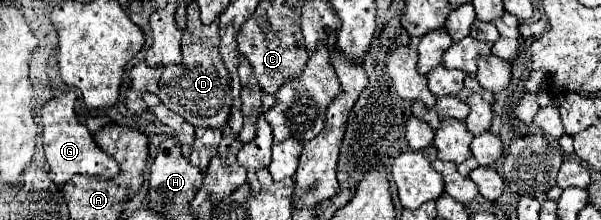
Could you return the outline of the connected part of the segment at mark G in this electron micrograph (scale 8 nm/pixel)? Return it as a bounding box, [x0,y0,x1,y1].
[42,91,118,185]

